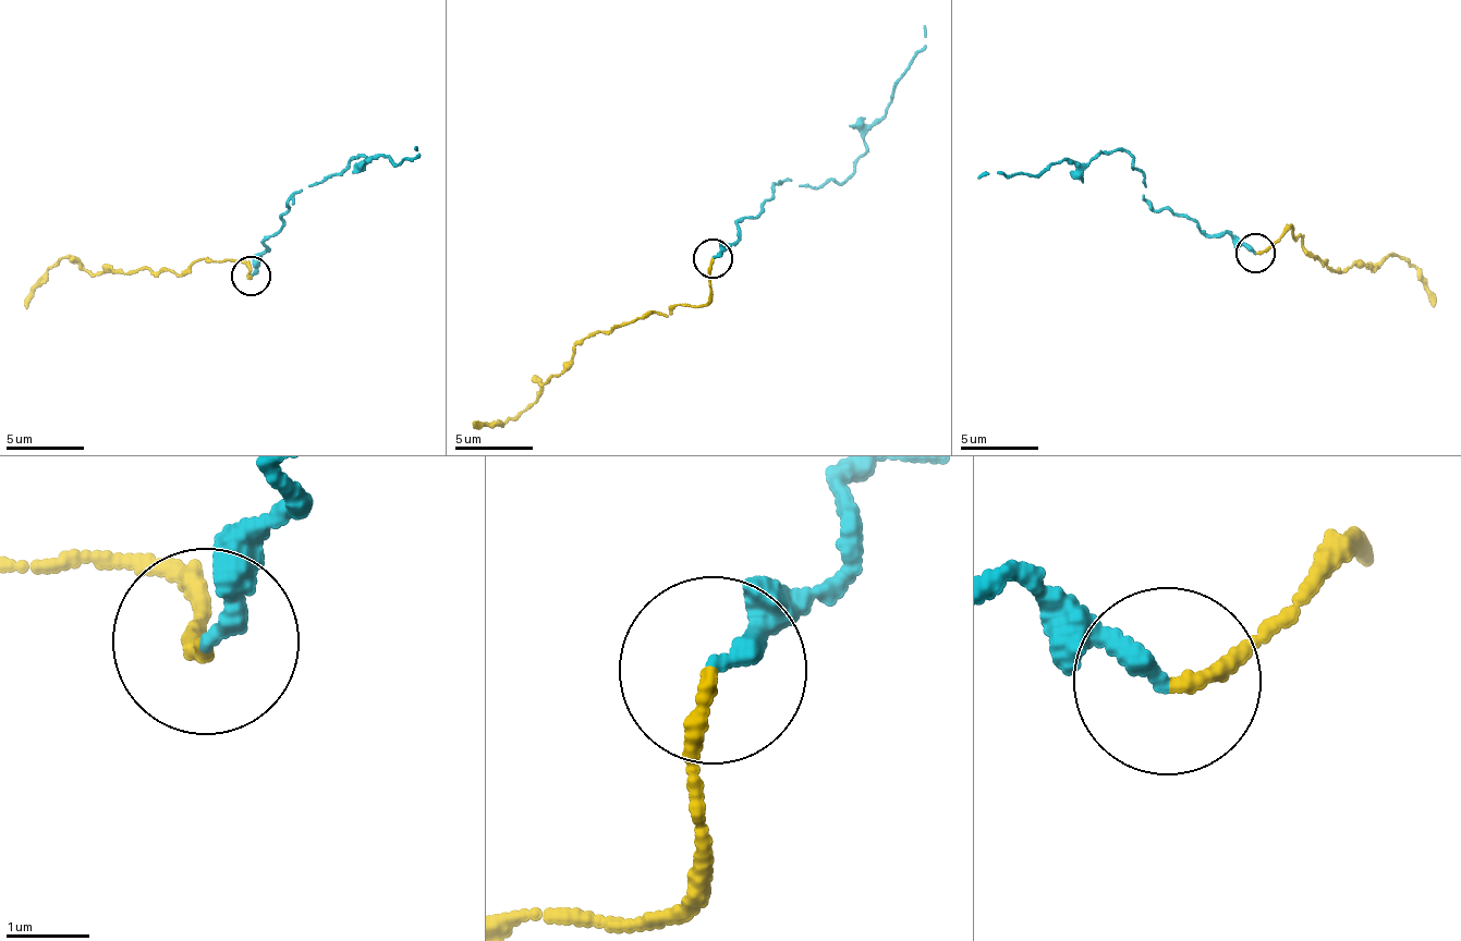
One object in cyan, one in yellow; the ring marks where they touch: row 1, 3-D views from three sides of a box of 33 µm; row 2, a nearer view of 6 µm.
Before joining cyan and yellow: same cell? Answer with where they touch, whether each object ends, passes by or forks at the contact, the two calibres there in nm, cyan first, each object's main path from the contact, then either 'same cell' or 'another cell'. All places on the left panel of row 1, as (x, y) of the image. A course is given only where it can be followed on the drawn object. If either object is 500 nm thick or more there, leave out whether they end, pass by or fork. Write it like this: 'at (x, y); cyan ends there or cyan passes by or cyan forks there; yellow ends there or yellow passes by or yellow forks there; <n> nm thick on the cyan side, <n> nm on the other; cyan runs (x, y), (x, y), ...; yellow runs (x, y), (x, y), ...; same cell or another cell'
at (251, 276); cyan ends there; yellow ends there; 200 nm thick on the cyan side, 160 nm on the other; cyan runs (250, 276), (295, 191), (323, 183), (354, 157), (379, 154), (397, 163), (417, 154), (414, 148); yellow runs (250, 276), (251, 268), (241, 263), (206, 260), (178, 271), (93, 273), (65, 258), (51, 263), (25, 309); same cell

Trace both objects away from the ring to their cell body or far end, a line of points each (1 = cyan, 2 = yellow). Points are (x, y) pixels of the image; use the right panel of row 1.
1: (1255, 254), (1145, 197), (1144, 178), (1117, 149), (1033, 175), (977, 178)
2: (1255, 254), (1292, 227), (1295, 239), (1327, 270), (1371, 270), (1396, 255), (1407, 261), (1433, 308)

